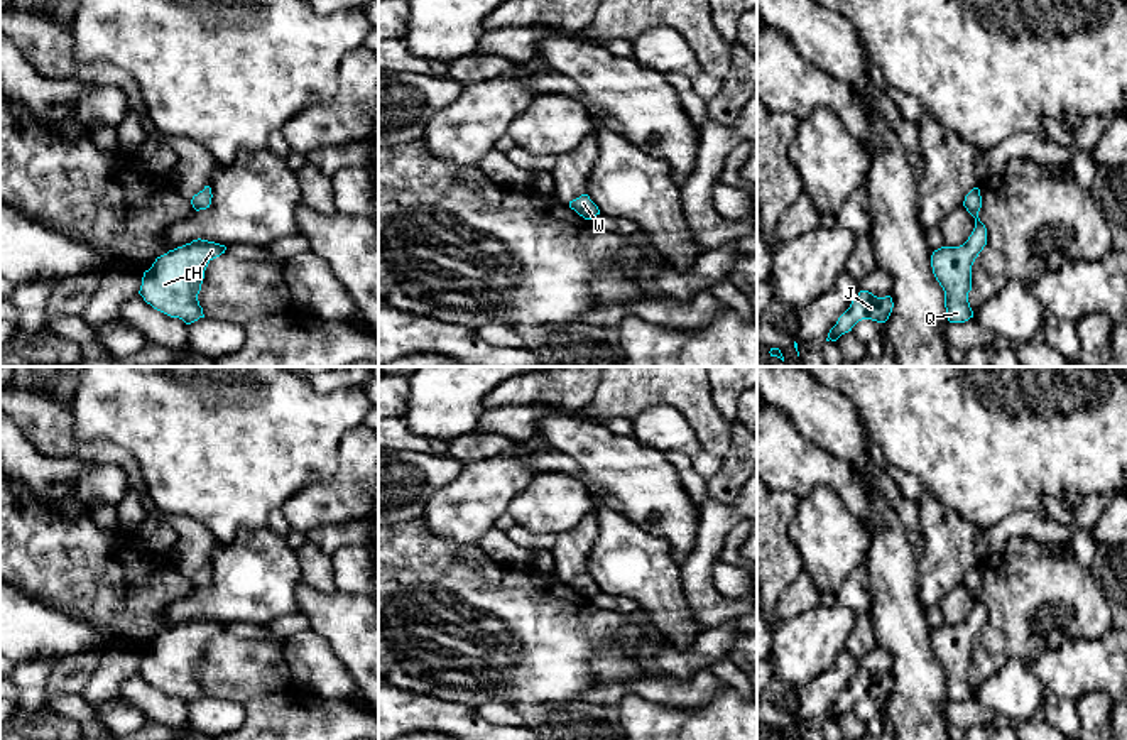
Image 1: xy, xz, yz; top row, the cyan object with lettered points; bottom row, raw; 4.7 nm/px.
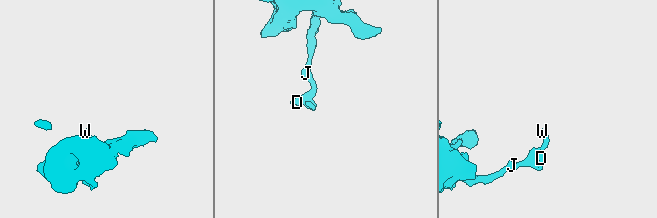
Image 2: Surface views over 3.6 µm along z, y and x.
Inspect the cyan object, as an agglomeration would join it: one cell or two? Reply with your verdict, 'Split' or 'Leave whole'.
Leave whole

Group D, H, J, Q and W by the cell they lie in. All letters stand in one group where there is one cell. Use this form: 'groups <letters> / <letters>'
groups D H J Q W

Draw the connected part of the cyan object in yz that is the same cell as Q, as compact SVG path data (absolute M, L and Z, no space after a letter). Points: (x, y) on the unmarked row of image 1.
M973 566L963 579L966 590L975 596L975 607L960 625L941 625L931 634L936 659L945 669L945 686L950 701L965 701L973 696L968 681L972 669L972 644L987 623L987 607L978 596L982 586L980 568Z

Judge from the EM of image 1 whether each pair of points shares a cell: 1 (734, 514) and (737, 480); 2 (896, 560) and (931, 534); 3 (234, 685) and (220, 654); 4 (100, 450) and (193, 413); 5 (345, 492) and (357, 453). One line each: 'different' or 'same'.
1: different
2: different
3: same
4: different
5: same

